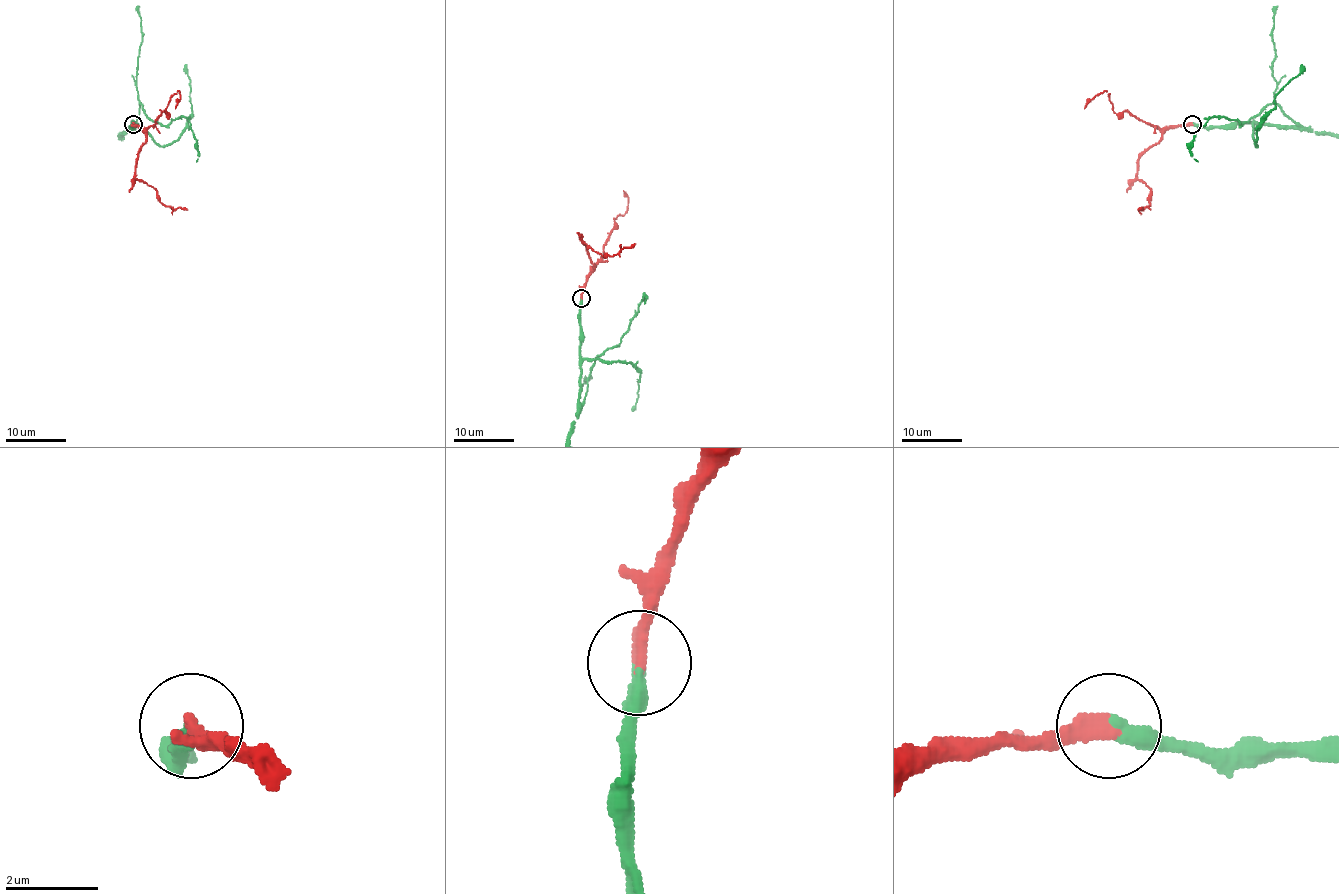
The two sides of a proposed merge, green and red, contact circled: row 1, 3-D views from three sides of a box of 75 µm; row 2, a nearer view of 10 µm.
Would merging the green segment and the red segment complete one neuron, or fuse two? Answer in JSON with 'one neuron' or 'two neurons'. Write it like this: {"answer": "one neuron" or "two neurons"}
{"answer": "one neuron"}

